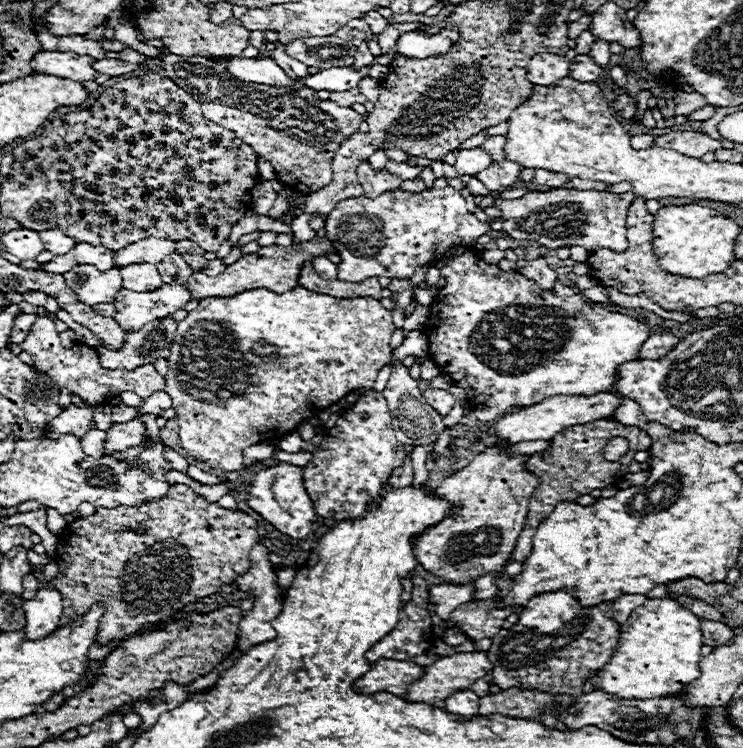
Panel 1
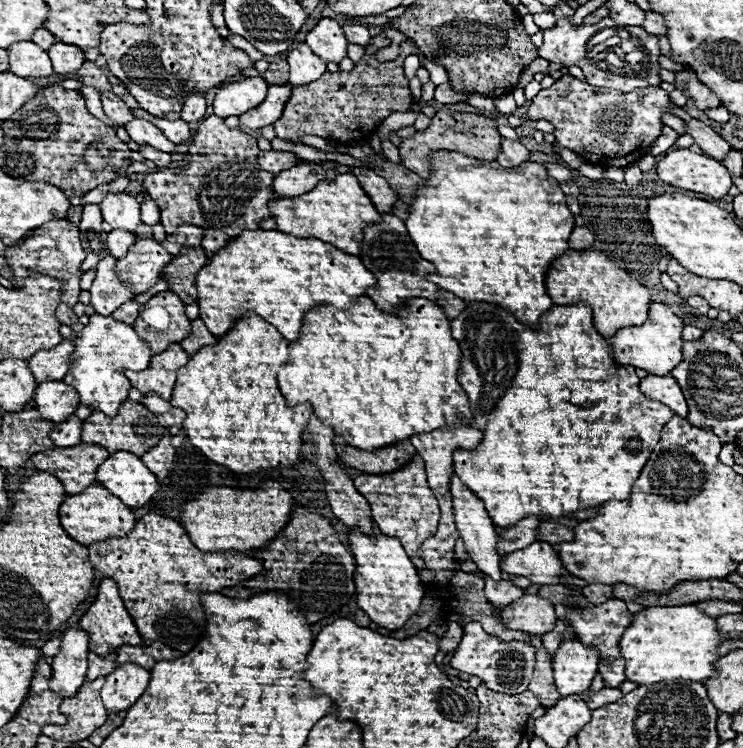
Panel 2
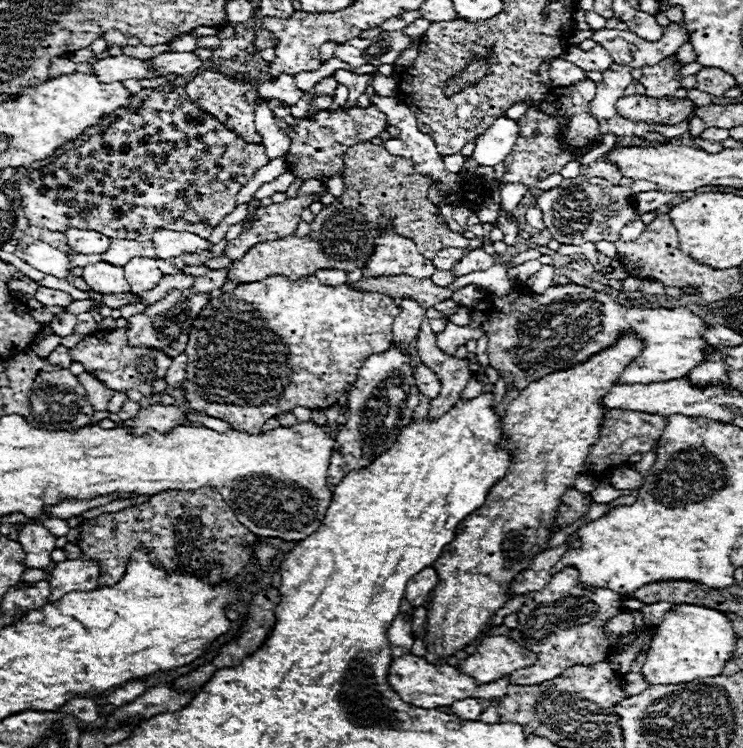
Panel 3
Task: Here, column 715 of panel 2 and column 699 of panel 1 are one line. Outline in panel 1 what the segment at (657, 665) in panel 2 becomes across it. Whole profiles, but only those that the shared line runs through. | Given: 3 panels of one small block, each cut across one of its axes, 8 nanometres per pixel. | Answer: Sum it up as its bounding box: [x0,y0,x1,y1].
[594,598,702,700]

